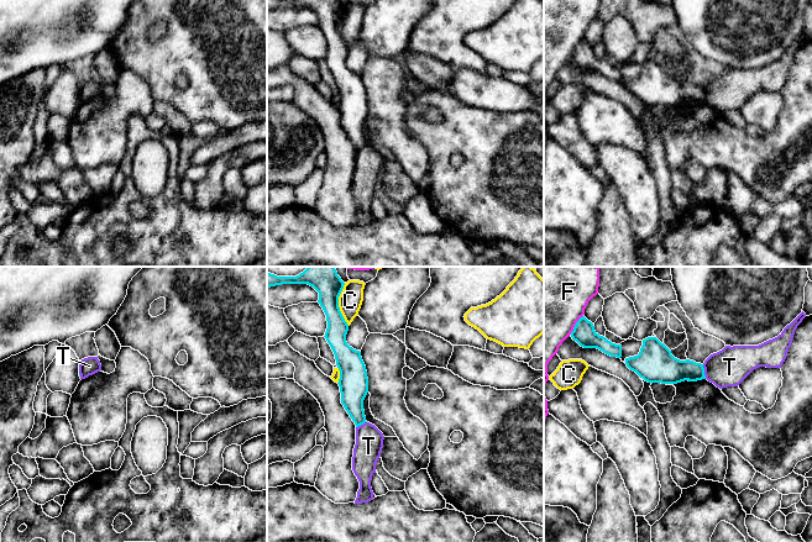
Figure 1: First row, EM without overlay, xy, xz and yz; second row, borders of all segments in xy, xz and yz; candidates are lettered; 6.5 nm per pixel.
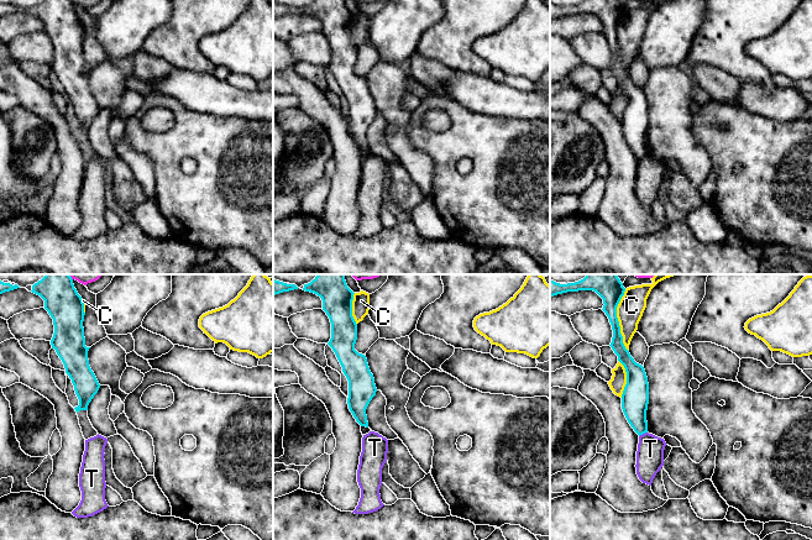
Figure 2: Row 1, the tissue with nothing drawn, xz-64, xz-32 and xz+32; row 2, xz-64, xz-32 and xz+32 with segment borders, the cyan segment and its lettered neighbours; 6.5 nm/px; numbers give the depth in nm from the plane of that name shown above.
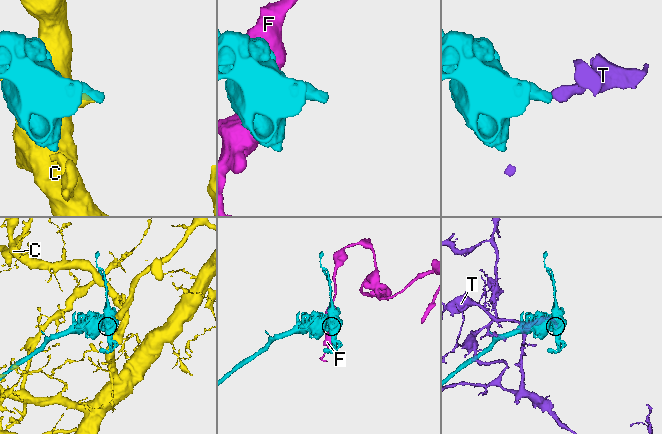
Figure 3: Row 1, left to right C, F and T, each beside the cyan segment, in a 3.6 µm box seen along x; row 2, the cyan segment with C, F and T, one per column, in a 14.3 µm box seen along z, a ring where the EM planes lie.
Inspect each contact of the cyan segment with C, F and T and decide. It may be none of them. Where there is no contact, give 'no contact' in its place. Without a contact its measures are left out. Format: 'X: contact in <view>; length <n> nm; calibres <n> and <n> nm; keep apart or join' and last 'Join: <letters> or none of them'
C: contact in xz; length 280 nm; calibres 160 and 160 nm; keep apart
F: contact in yz; length 150 nm; calibres 150 and 440 nm; keep apart
T: contact in yz; length 100 nm; calibres 190 and 240 nm; keep apart
Join: none of them

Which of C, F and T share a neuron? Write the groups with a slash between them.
C / F / T

